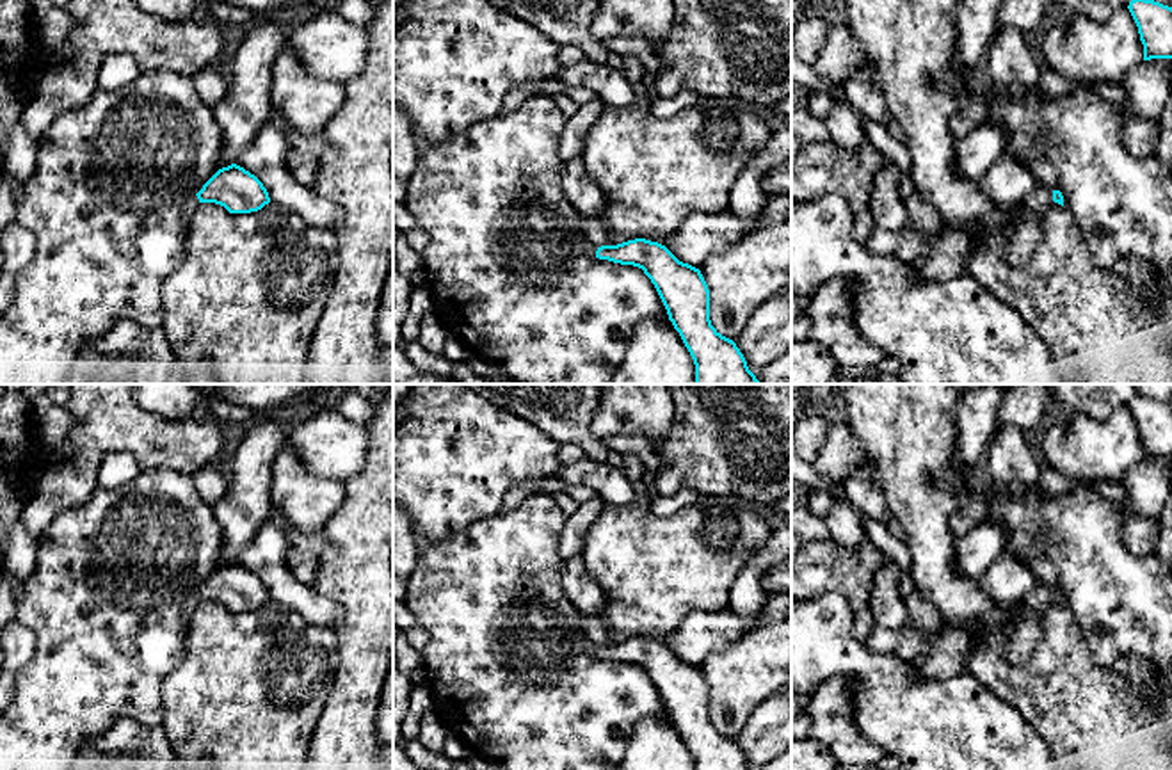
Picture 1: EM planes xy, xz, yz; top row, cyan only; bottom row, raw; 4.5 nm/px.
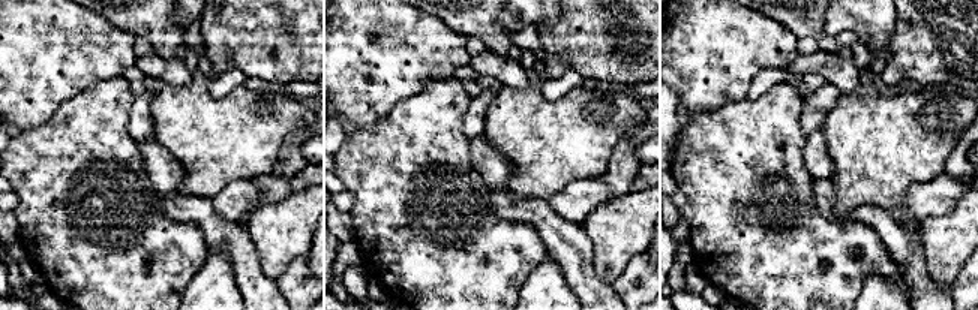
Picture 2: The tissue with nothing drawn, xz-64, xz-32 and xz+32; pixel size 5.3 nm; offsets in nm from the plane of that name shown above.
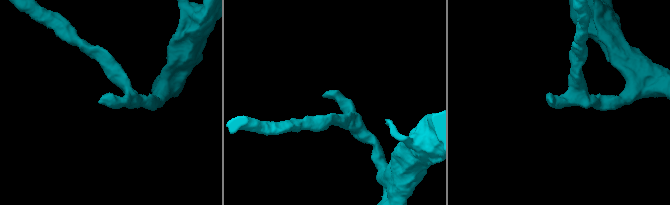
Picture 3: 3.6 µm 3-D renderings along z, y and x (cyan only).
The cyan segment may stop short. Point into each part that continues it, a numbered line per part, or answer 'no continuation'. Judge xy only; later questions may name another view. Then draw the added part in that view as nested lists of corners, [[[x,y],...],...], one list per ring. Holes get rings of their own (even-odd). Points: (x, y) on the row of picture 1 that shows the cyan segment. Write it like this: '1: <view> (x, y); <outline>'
1: xy (192, 203); [[[192,196],[187,199],[183,213],[185,213],[185,228],[189,226],[190,217],[196,213],[196,210],[199,208],[199,199],[197,196]]]

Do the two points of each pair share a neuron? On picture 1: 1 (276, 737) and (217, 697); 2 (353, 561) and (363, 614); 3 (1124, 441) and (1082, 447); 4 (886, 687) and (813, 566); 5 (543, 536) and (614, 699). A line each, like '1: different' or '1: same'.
1: same
2: same
3: same
4: different
5: same

